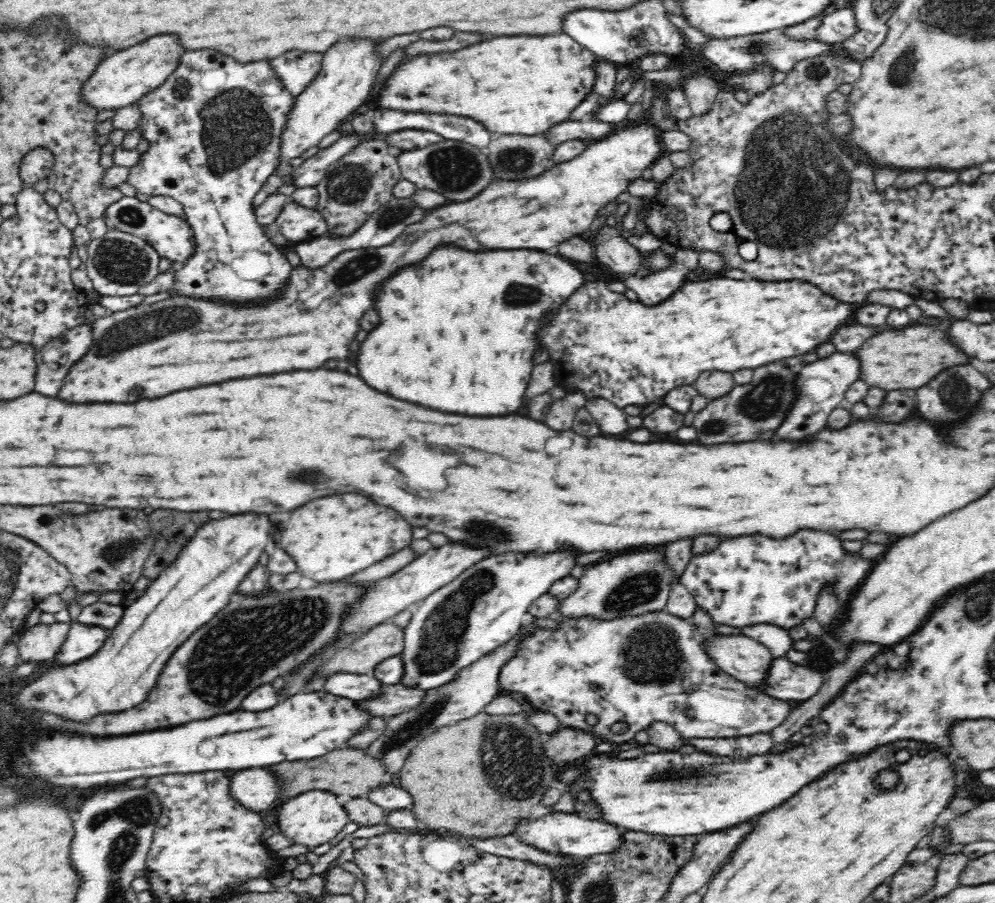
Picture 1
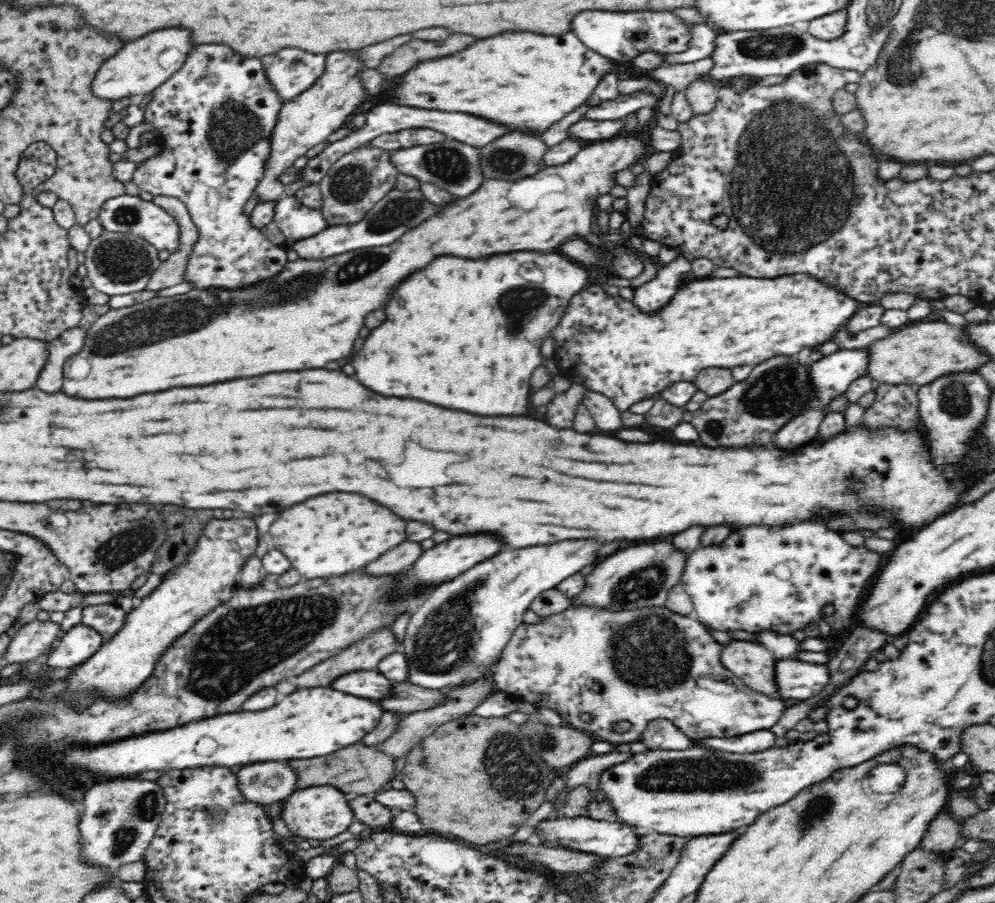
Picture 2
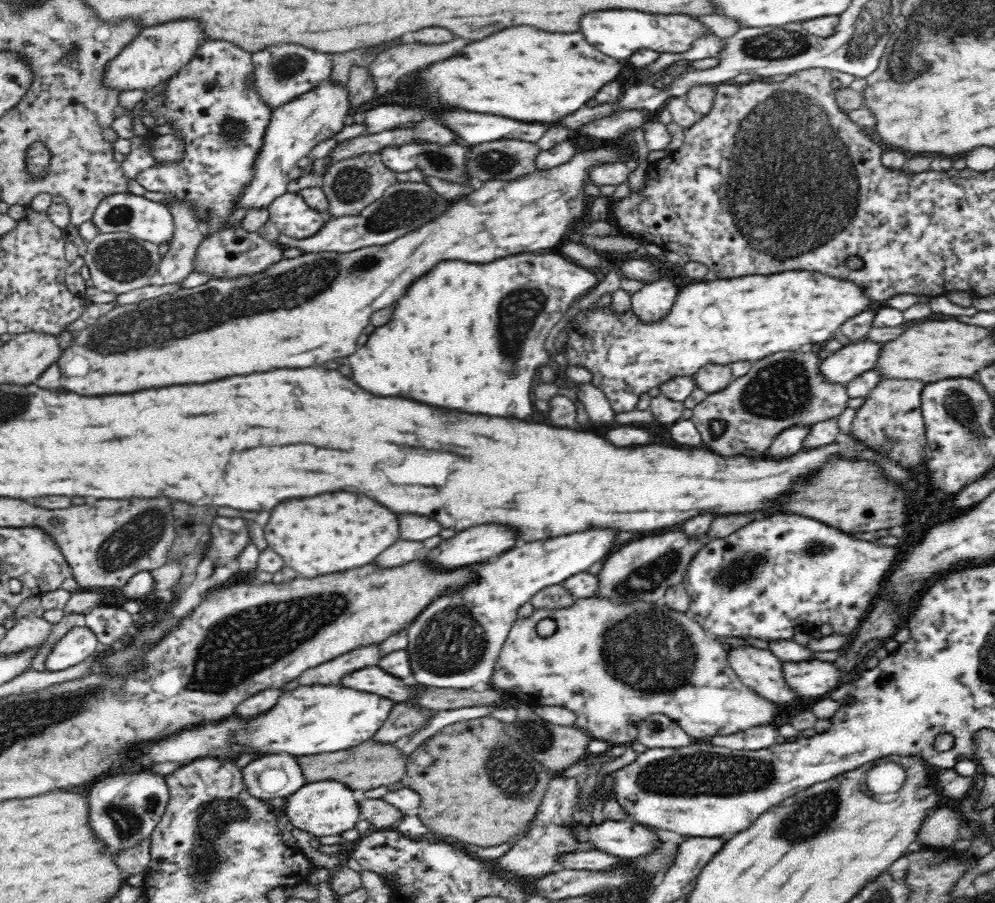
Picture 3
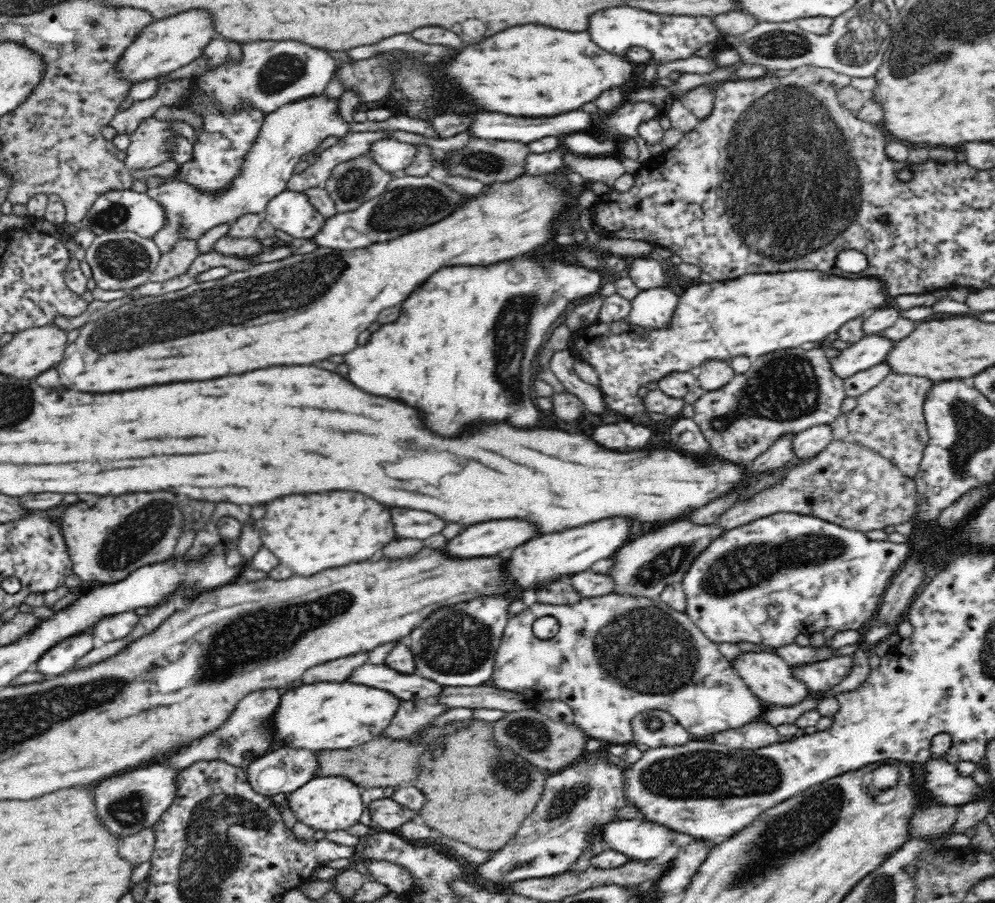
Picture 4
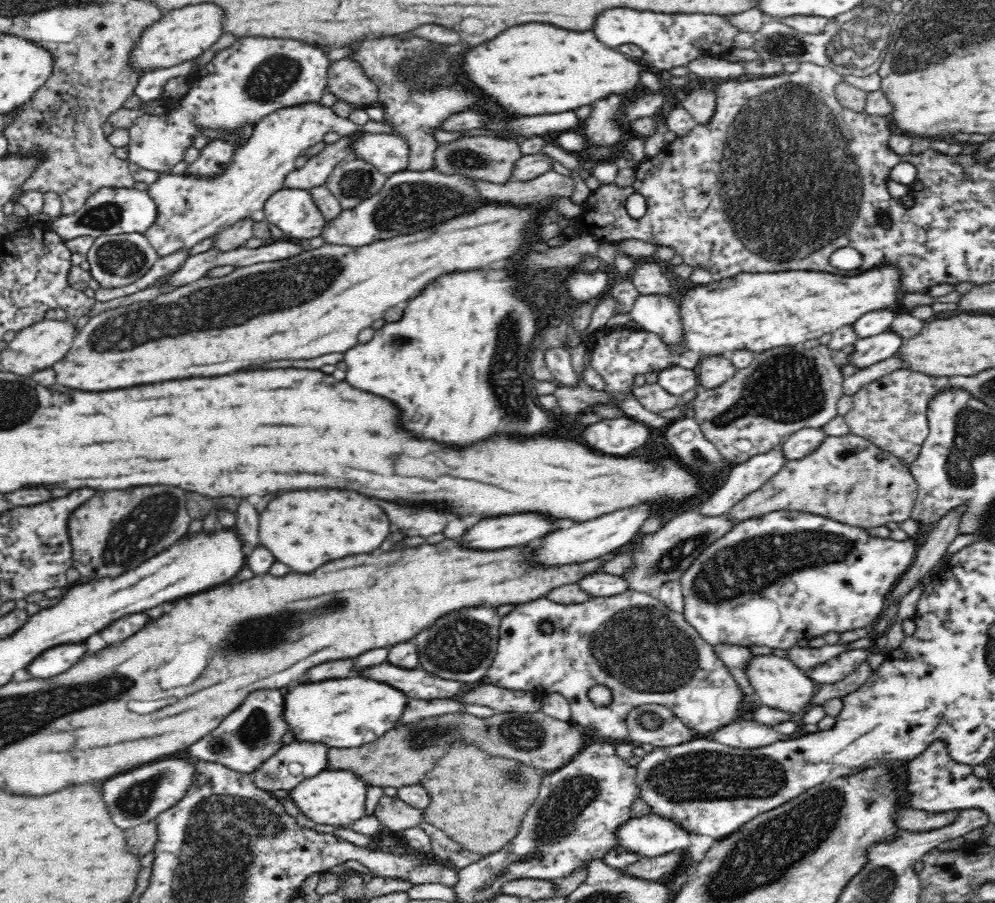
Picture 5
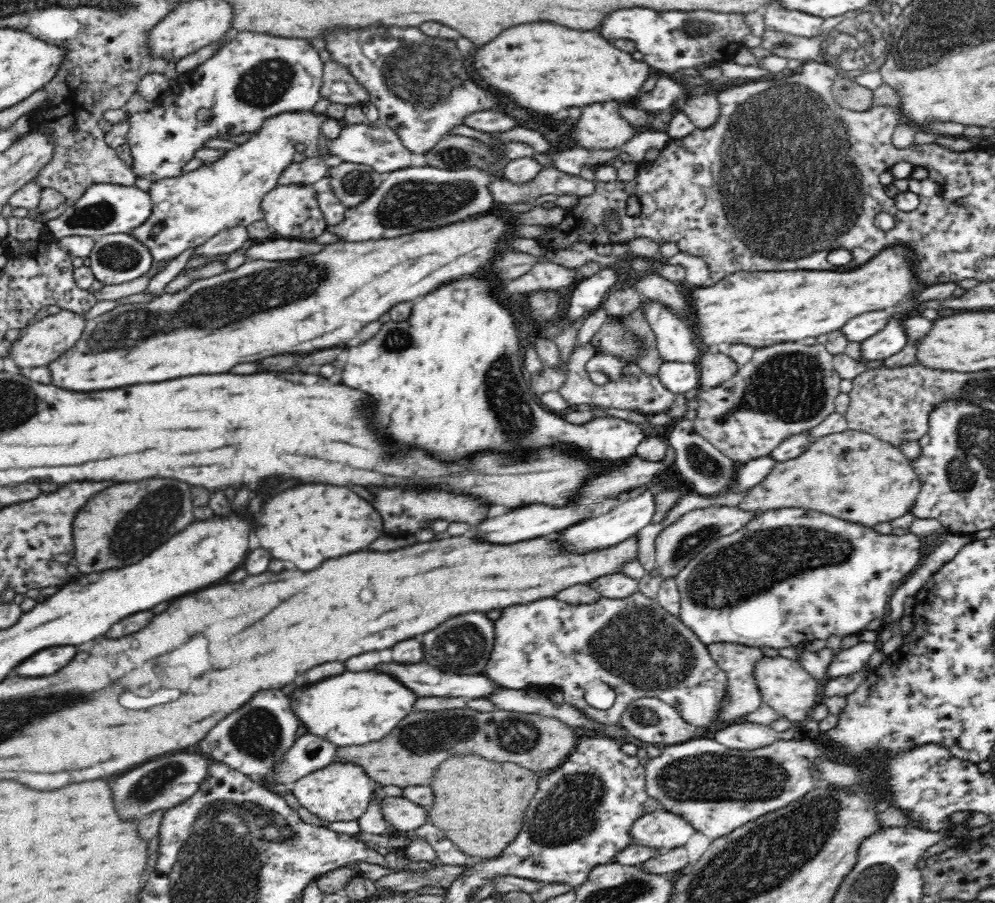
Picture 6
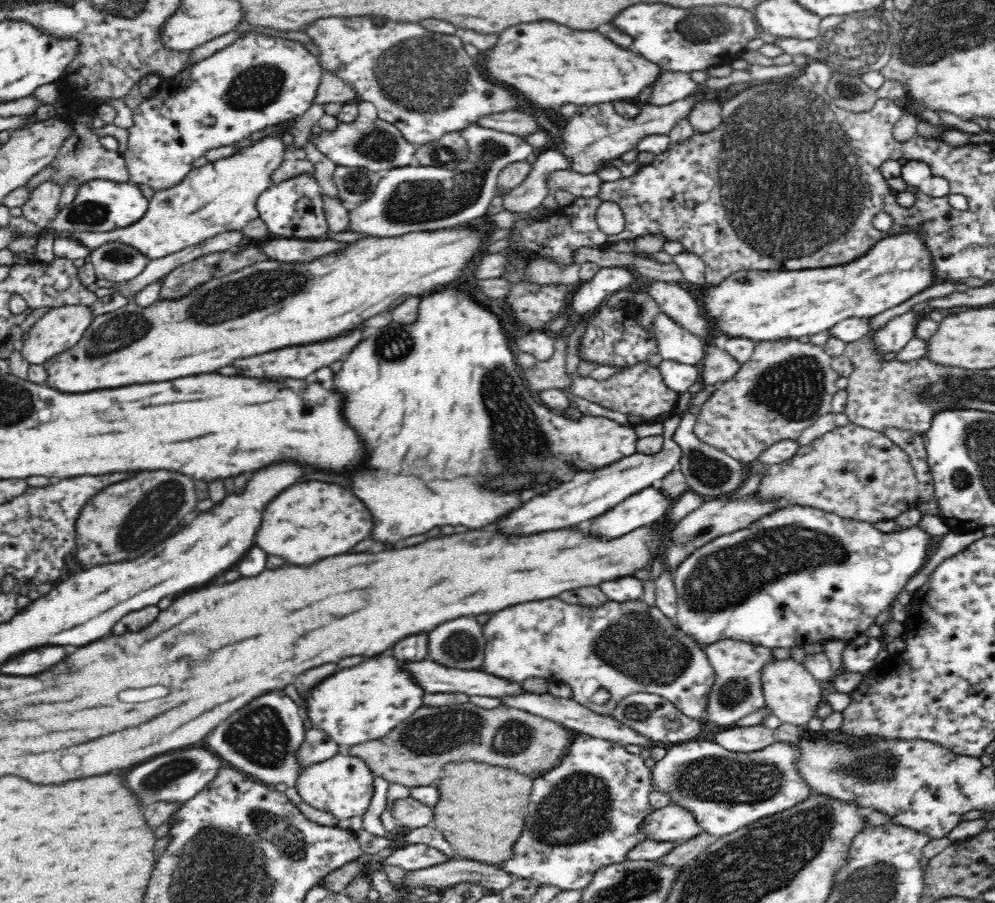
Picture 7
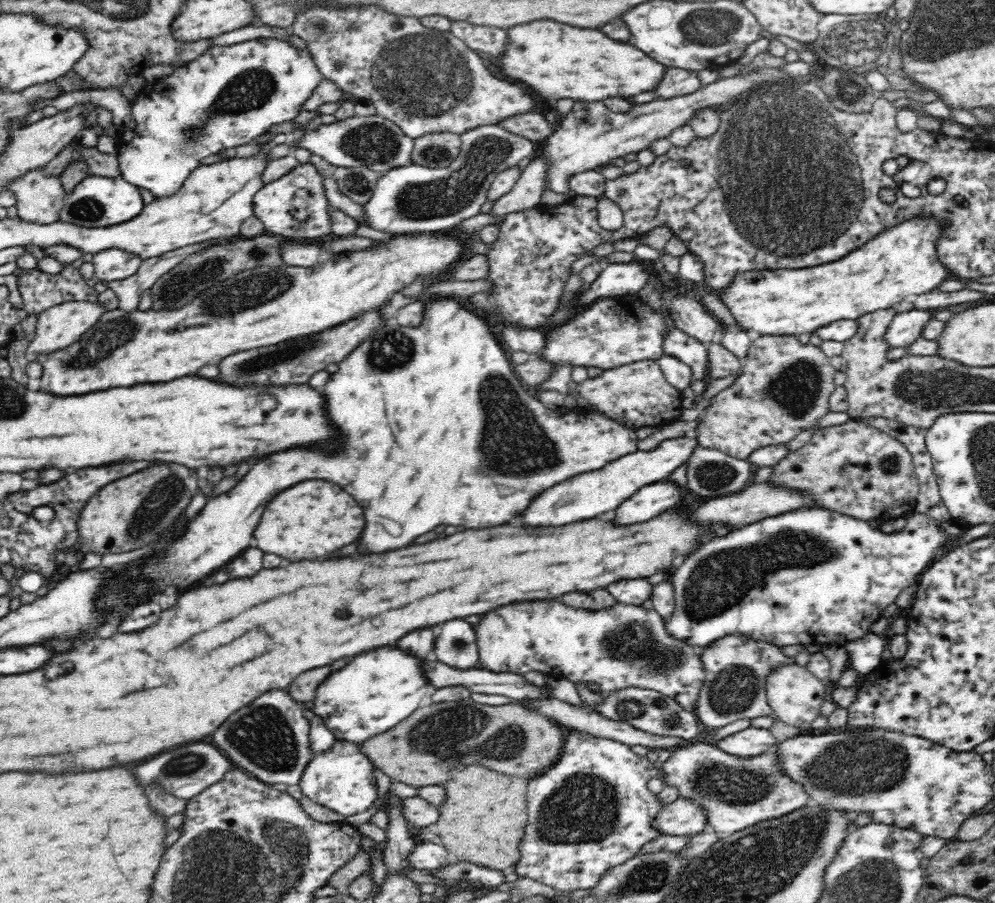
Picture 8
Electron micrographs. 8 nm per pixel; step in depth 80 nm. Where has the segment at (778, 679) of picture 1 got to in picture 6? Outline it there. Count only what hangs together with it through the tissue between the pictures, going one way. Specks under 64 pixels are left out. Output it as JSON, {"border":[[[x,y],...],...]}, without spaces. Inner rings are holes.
{"border":[[[858,641],[854,646],[836,653],[826,668],[826,678],[830,680],[852,675],[867,667],[870,656],[876,652],[874,643]]]}

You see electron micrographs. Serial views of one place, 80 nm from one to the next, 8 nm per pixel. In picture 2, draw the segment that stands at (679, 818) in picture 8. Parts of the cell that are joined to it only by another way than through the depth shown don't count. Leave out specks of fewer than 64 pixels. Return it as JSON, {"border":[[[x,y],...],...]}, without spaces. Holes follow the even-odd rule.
{"border":[[[553,815],[544,818],[534,828],[535,841],[547,847],[570,849],[582,853],[592,853],[601,857],[624,856],[636,850],[639,834],[630,825],[620,821],[594,820],[586,816],[568,817],[566,815]]]}

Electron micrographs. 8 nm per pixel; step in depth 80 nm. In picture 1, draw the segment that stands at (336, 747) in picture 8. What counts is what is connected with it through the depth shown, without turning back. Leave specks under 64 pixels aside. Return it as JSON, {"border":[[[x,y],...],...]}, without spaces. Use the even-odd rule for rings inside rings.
{"border":[[[322,790],[304,791],[278,808],[279,832],[292,841],[292,844],[305,846],[308,850],[329,842],[350,822],[346,810],[336,802],[336,795]]]}

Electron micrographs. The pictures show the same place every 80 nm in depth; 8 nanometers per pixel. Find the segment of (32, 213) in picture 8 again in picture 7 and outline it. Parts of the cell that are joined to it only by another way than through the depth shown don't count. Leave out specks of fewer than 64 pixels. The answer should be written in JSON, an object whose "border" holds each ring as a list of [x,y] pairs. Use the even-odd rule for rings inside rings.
{"border":[[[44,181],[37,187],[30,200],[22,207],[23,216],[27,221],[35,222],[40,228],[46,229],[58,212],[58,202],[63,190],[52,181]]]}

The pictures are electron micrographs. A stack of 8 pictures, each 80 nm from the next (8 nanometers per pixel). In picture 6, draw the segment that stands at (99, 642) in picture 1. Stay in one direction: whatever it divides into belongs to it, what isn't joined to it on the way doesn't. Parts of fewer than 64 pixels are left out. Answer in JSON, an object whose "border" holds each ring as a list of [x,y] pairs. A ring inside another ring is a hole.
{"border":[[[54,646],[40,650],[34,654],[32,658],[28,658],[28,662],[22,662],[16,672],[22,676],[48,676],[58,672],[64,666],[70,664],[70,660],[78,654],[74,646]]]}

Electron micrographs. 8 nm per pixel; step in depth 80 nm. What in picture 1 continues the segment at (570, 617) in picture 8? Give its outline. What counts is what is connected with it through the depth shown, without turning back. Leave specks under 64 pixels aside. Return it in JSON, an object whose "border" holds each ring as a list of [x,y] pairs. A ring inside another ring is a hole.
{"border":[[[664,610],[610,620],[560,618],[558,630],[543,627],[521,642],[516,656],[503,666],[499,683],[504,693],[520,692],[540,712],[554,714],[564,728],[570,726],[594,732],[612,744],[627,743],[636,732],[646,731],[656,721],[672,725],[684,738],[732,738],[771,733],[791,715],[794,707],[788,702],[770,698],[725,674],[704,653],[700,645],[704,640],[691,620]],[[588,714],[596,716],[598,722],[589,724]],[[616,722],[625,722],[628,730],[614,734],[610,728]]]}

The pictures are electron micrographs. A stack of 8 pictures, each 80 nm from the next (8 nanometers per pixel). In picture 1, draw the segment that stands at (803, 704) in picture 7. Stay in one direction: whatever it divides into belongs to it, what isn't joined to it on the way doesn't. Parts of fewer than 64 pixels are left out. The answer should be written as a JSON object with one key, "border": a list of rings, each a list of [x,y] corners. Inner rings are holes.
{"border":[[[713,634],[702,642],[704,653],[725,674],[745,684],[760,686],[772,664],[772,654],[761,642],[740,634]]]}

